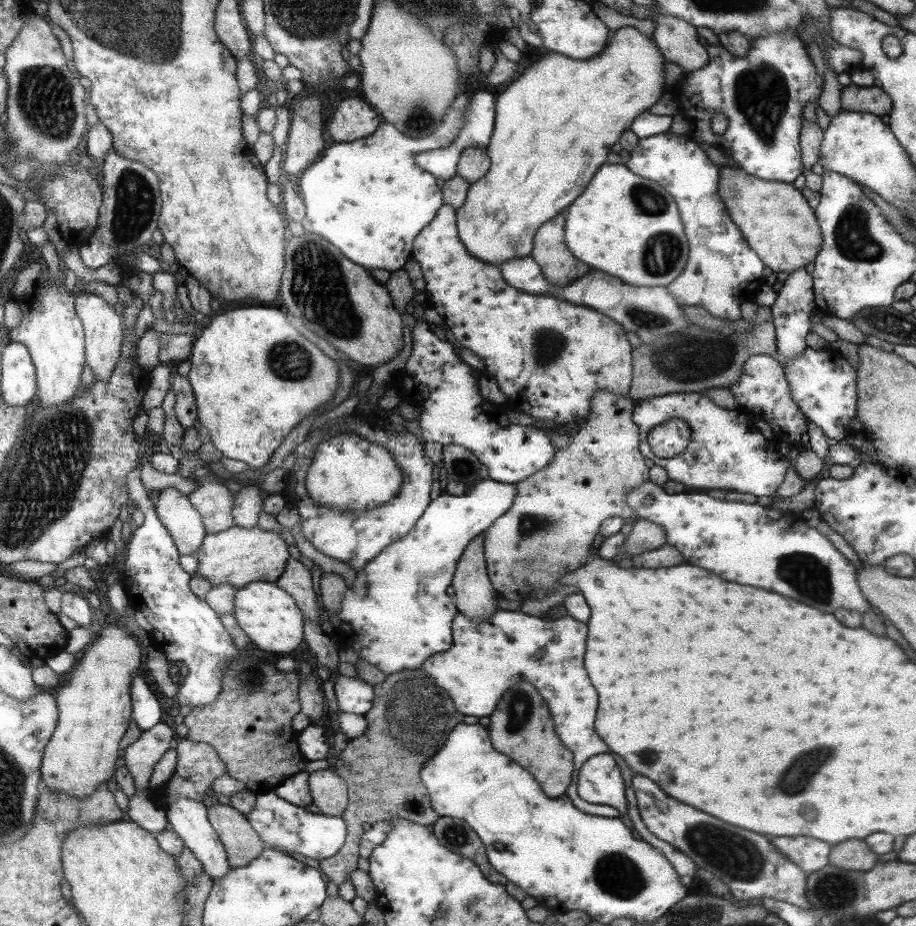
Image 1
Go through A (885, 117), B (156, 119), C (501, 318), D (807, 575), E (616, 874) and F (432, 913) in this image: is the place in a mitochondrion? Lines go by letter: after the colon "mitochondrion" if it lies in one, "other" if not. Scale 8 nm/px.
A: other
B: other
C: other
D: mitochondrion
E: mitochondrion
F: other

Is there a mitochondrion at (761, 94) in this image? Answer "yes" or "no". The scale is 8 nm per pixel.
yes

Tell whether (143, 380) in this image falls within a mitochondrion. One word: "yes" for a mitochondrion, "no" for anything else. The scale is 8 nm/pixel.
no

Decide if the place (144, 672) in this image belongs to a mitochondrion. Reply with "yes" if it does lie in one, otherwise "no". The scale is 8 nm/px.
no

